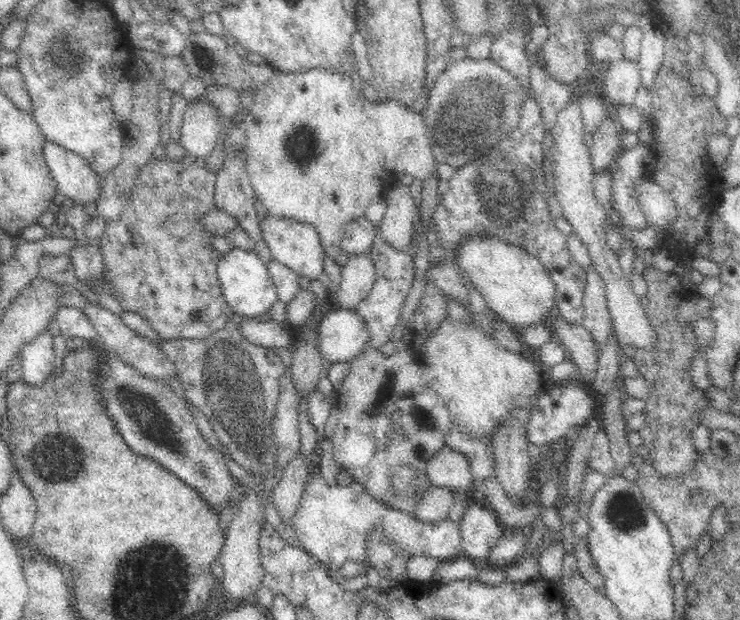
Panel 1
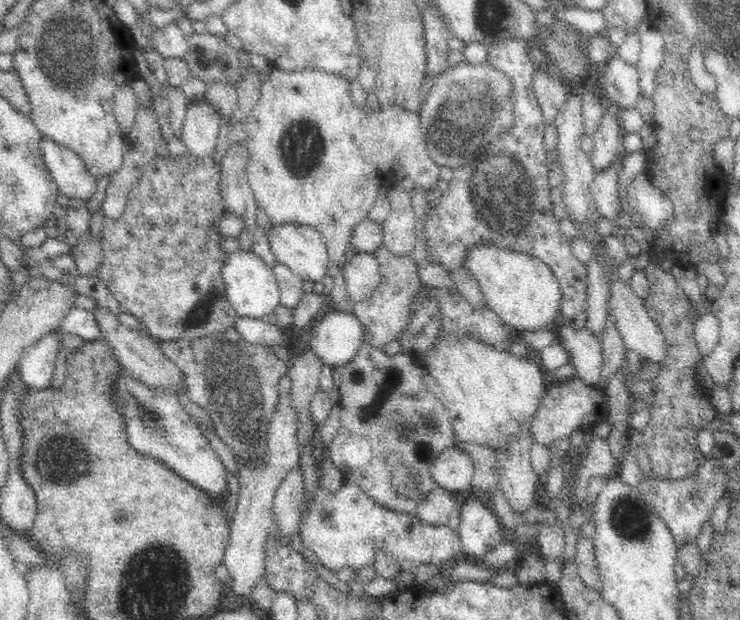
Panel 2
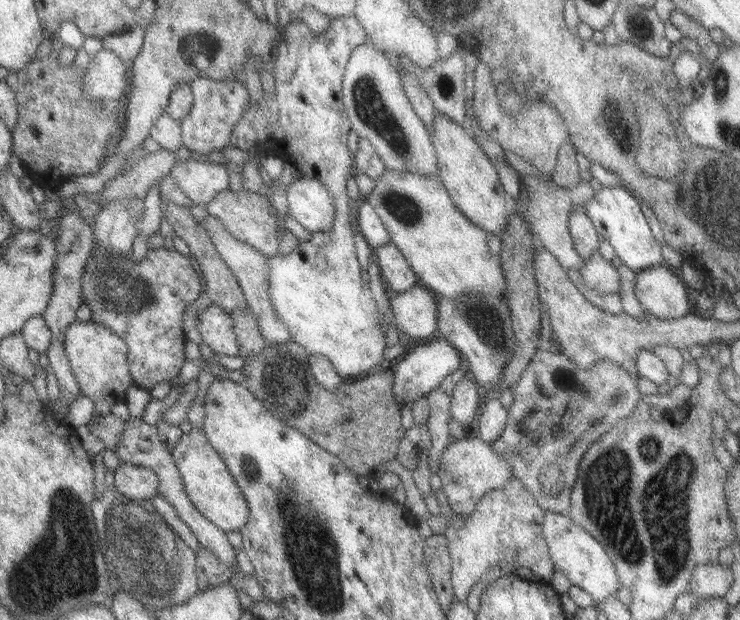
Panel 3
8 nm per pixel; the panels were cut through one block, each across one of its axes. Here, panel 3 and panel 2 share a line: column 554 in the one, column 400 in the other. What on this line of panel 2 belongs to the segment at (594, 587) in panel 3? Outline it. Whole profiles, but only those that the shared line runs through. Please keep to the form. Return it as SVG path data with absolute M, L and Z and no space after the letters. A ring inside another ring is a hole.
M318 482L316 500L308 508L310 512L300 514L298 536L308 552L314 552L320 564L334 574L342 568L372 568L378 550L384 550L404 570L410 568L410 564L444 566L462 558L460 536L452 532L448 524L426 526L416 516L386 510L350 482L342 486L338 494L330 494L322 482Z

